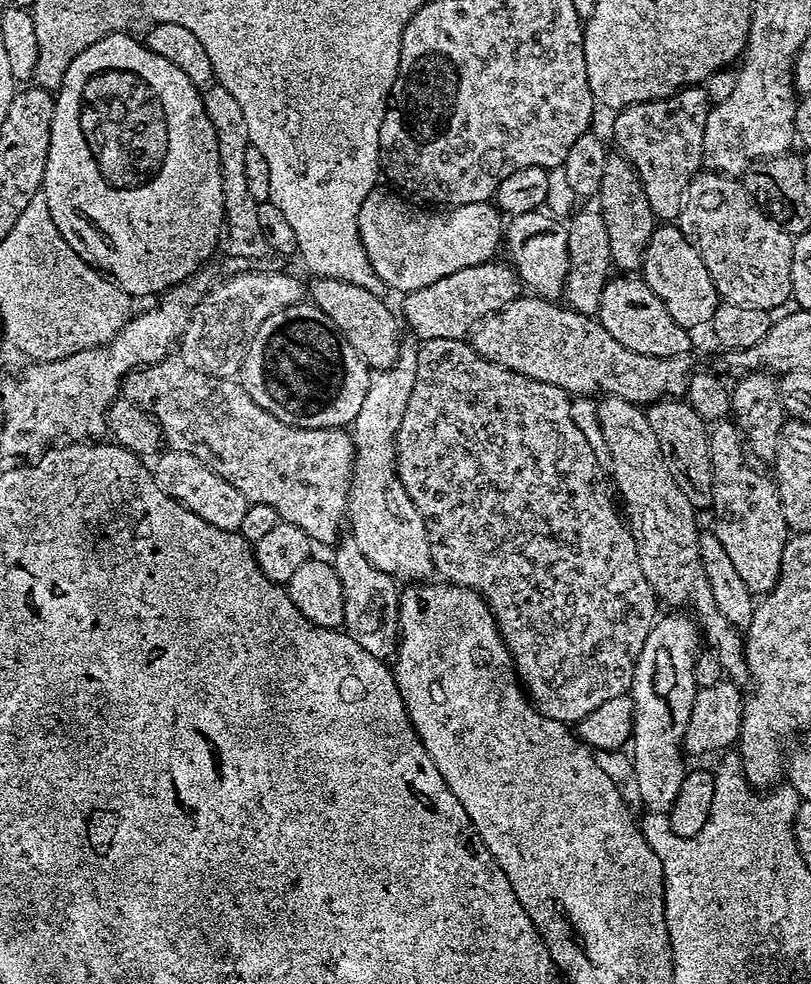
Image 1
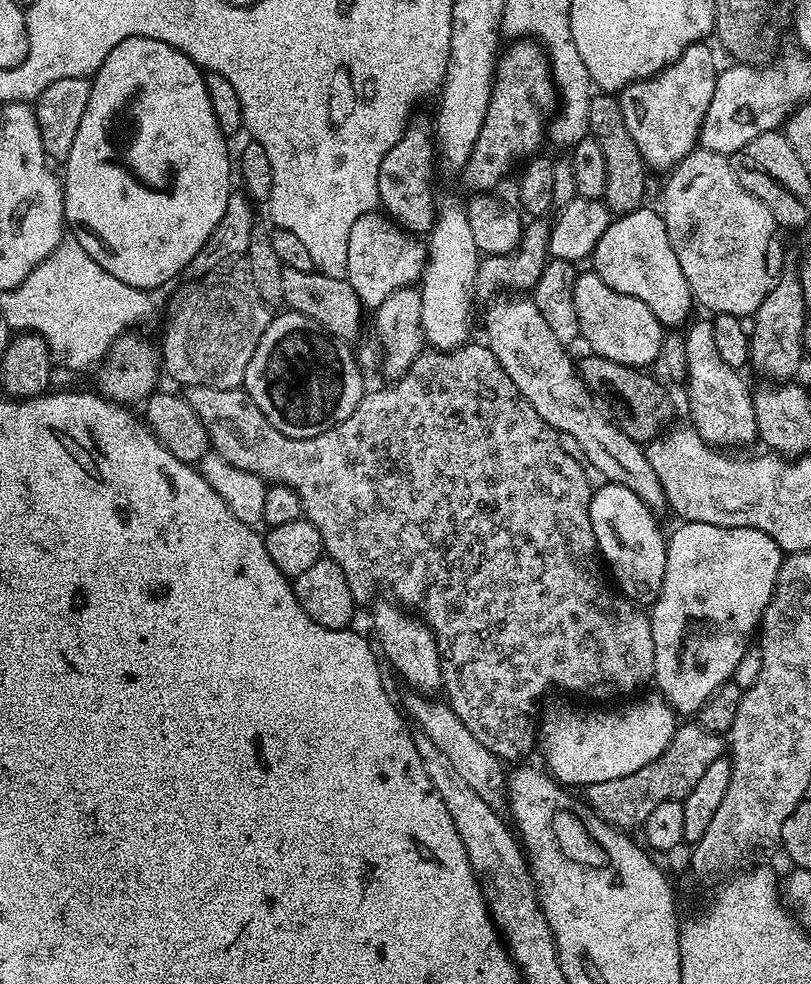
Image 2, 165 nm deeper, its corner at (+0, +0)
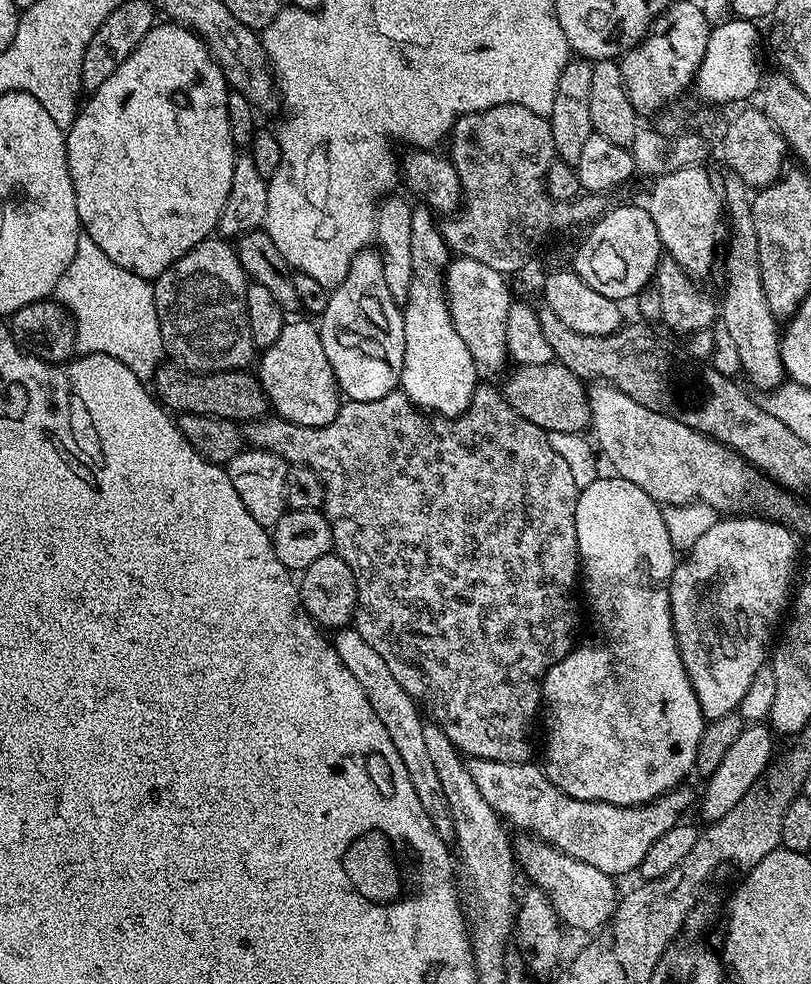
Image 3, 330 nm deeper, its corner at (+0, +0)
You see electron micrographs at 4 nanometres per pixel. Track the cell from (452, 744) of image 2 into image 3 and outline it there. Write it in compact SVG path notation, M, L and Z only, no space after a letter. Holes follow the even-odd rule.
M520 834L514 840L516 862L521 873L529 876L531 883L548 896L552 909L561 925L577 928L580 932L595 934L612 919L618 903L617 881L602 870L594 870L586 862L578 862L578 858L570 858L562 854L554 846L544 840L538 840L531 834Z

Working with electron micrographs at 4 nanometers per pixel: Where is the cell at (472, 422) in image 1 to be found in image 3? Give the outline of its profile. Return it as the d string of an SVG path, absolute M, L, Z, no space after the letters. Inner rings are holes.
M480 386L477 387L476 393L472 395L470 406L460 416L449 418L447 416L425 414L410 402L410 398L404 391L397 390L386 394L386 398L374 398L374 402L348 400L347 402L341 403L334 422L330 422L321 428L298 426L294 422L284 420L281 416L265 414L261 416L260 419L253 420L247 425L246 440L251 447L261 448L267 452L278 454L282 459L287 460L289 465L305 464L306 466L310 466L310 470L314 470L314 474L318 474L318 478L324 483L324 507L322 511L324 517L330 522L332 547L336 555L342 558L342 562L346 562L346 566L350 566L350 570L354 574L354 582L356 583L354 627L358 634L362 634L362 638L366 638L366 643L386 662L390 674L394 674L394 678L398 681L398 686L402 686L402 690L406 690L406 694L410 694L412 699L416 701L417 705L419 705L427 715L428 712L432 715L429 717L443 730L446 738L450 738L450 742L454 742L454 746L459 749L465 757L478 760L493 760L494 762L510 762L511 764L522 764L531 761L533 759L532 727L538 724L538 689L541 687L544 673L547 672L550 666L554 666L559 660L566 658L566 654L571 652L574 647L574 641L572 641L572 639L576 636L576 596L578 600L577 584L578 573L580 572L578 530L574 526L574 514L576 513L576 500L580 496L581 488L574 484L573 475L570 474L570 467L566 466L565 459L550 446L548 433L541 430L538 426L534 426L534 422L526 422L526 418L522 418L522 414L518 414L510 406L510 402L506 402L504 393L499 387L484 388L484 386Z

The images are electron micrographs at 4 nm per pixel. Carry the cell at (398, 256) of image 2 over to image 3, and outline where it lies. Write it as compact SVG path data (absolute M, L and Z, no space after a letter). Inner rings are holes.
M379 251L359 252L350 262L346 278L331 289L326 310L318 316L322 350L326 350L336 384L348 400L374 402L374 398L386 398L400 388L404 342L397 337L403 326L404 314L386 287Z

